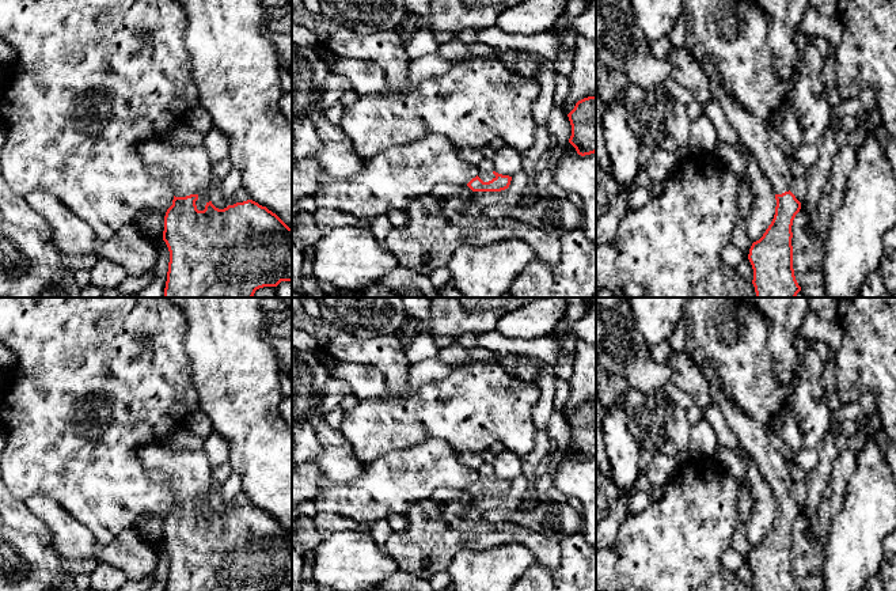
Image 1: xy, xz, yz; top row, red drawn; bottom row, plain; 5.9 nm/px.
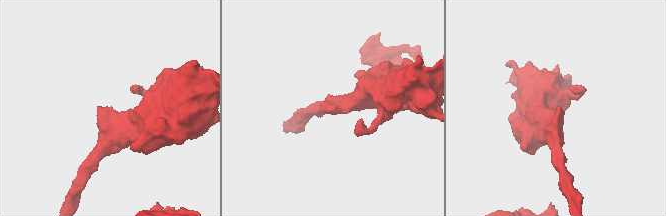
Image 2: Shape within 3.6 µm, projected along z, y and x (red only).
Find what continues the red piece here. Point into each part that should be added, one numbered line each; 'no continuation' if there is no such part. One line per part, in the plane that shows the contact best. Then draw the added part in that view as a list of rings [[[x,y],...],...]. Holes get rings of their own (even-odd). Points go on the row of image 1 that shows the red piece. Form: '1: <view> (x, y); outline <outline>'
1: xy (189, 166); outline [[[159,139],[140,147],[144,164],[152,174],[168,174],[175,197],[198,194],[209,182],[210,156],[201,145],[168,145]]]

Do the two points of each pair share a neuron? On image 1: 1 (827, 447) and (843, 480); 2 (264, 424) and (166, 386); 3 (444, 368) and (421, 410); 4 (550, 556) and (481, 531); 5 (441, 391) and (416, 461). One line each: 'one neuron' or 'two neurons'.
1: two neurons
2: two neurons
3: two neurons
4: one neuron
5: two neurons

